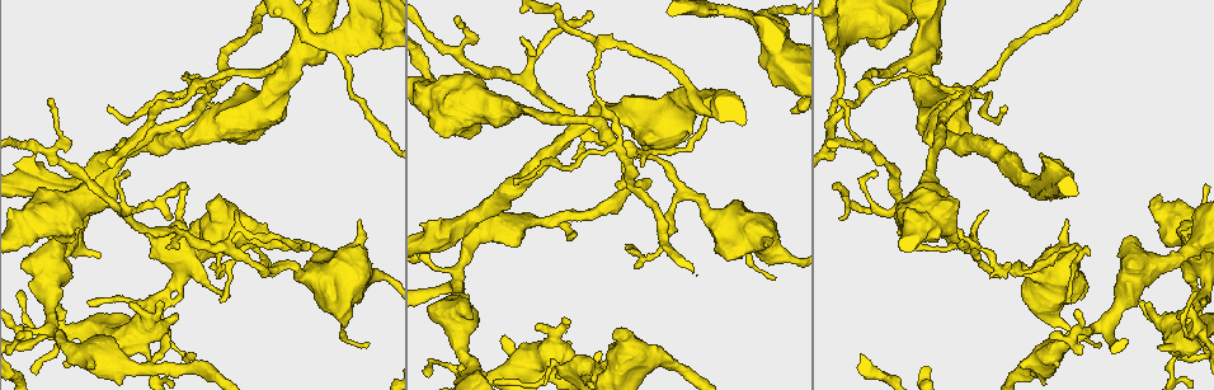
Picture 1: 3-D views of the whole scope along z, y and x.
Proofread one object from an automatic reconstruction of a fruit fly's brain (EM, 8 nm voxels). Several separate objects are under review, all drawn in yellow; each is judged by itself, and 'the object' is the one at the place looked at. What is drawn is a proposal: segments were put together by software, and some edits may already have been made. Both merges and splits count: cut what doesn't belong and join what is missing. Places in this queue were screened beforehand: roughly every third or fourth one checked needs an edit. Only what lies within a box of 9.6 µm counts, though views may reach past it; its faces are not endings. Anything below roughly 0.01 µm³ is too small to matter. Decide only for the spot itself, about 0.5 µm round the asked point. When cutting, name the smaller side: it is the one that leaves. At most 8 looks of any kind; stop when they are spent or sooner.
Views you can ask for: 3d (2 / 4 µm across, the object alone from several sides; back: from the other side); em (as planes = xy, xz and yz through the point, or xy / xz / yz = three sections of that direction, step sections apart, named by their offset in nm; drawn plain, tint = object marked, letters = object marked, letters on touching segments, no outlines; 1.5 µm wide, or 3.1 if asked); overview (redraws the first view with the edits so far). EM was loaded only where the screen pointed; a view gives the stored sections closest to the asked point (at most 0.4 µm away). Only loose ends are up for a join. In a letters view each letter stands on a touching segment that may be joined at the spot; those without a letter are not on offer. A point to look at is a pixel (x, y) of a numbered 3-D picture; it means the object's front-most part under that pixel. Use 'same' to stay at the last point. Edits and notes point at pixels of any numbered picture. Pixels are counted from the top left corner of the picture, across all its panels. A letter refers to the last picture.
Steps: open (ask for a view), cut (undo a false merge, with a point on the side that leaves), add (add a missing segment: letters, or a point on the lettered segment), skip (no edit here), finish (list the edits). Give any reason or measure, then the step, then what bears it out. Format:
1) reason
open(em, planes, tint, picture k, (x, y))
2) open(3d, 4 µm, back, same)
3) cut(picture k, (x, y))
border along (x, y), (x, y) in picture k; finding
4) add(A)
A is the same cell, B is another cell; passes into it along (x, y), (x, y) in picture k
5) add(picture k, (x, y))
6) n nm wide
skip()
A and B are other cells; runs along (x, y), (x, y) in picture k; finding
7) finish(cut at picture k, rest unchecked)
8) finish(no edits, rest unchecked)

long arm stops here
open(3d, 4 µm, picture 1, (627, 247))

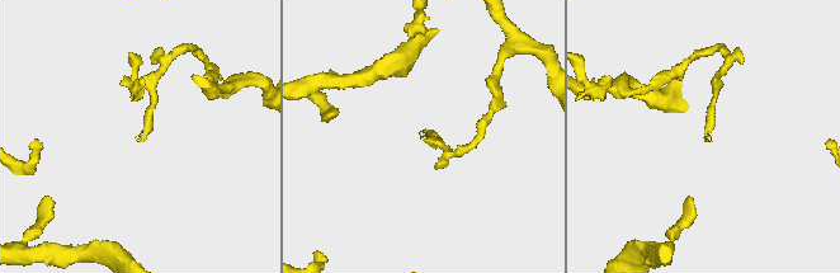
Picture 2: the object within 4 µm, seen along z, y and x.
open(em, xz, step 4, tint, picture 2, (706, 139))

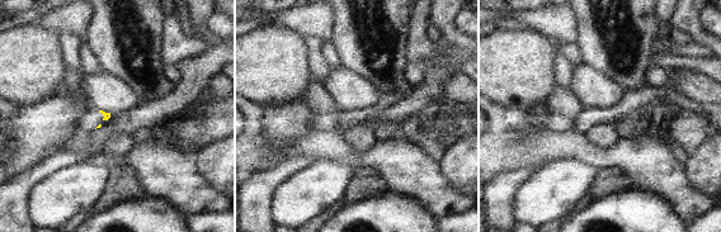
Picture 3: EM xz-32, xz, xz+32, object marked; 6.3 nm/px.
open(em, planes, letters, same)

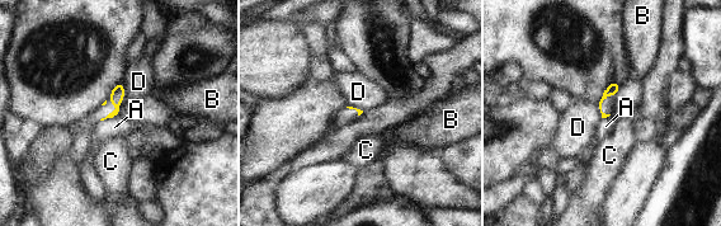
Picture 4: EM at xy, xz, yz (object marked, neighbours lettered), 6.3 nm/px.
skip()
A, B, C and D are other cells; border along (122, 80), (123, 100), (116, 114) in picture 4; no lettered segment goes on from it

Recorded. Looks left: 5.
touches itself
open(em, planes, tint, picture 1, (190, 79))

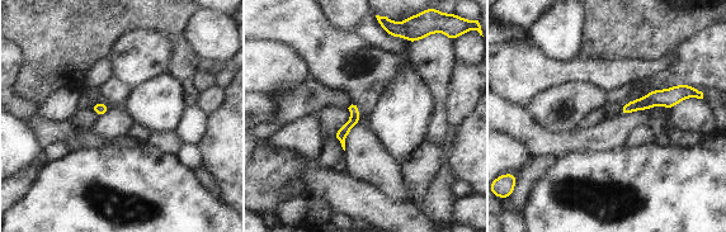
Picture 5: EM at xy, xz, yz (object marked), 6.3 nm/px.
open(em, planes, letters, same)

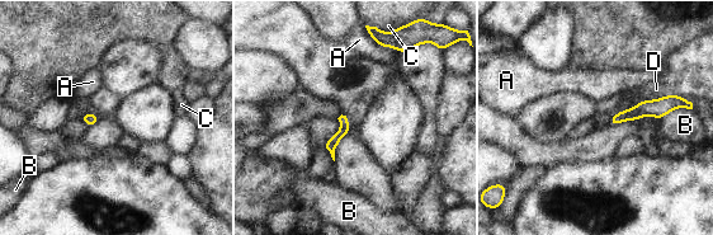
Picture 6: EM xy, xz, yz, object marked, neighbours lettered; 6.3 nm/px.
60 nm wide
skip()
A, B, C and D are other cells; border along (666, 94), (642, 99), (619, 112) in picture 6; all the same neuron

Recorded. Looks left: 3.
tapers out
open(em, planes, letters, picture 1, (309, 246))

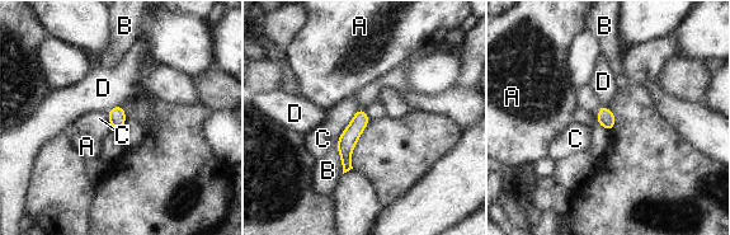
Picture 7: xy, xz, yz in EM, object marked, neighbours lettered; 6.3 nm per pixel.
skip()
A, B, C and D are other cells; runs along (361, 112), (345, 144), (345, 168) in picture 7; none of them fits

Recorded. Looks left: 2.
finish(no edits, rest unchecked)

